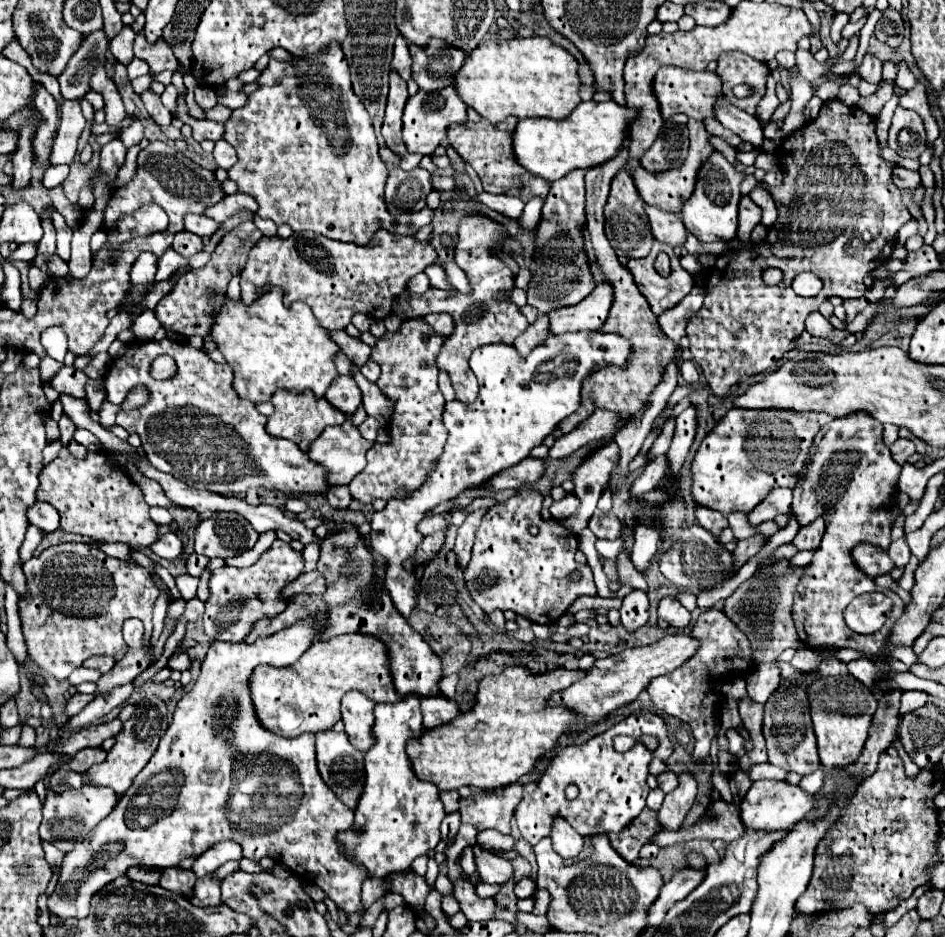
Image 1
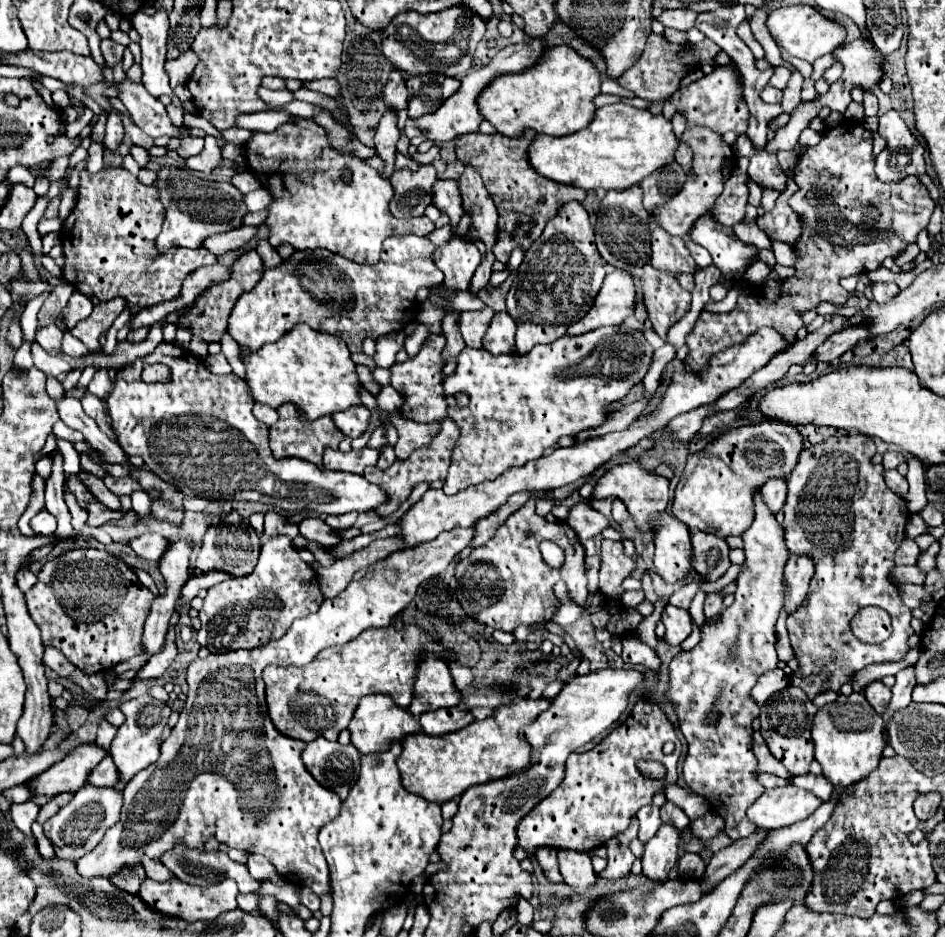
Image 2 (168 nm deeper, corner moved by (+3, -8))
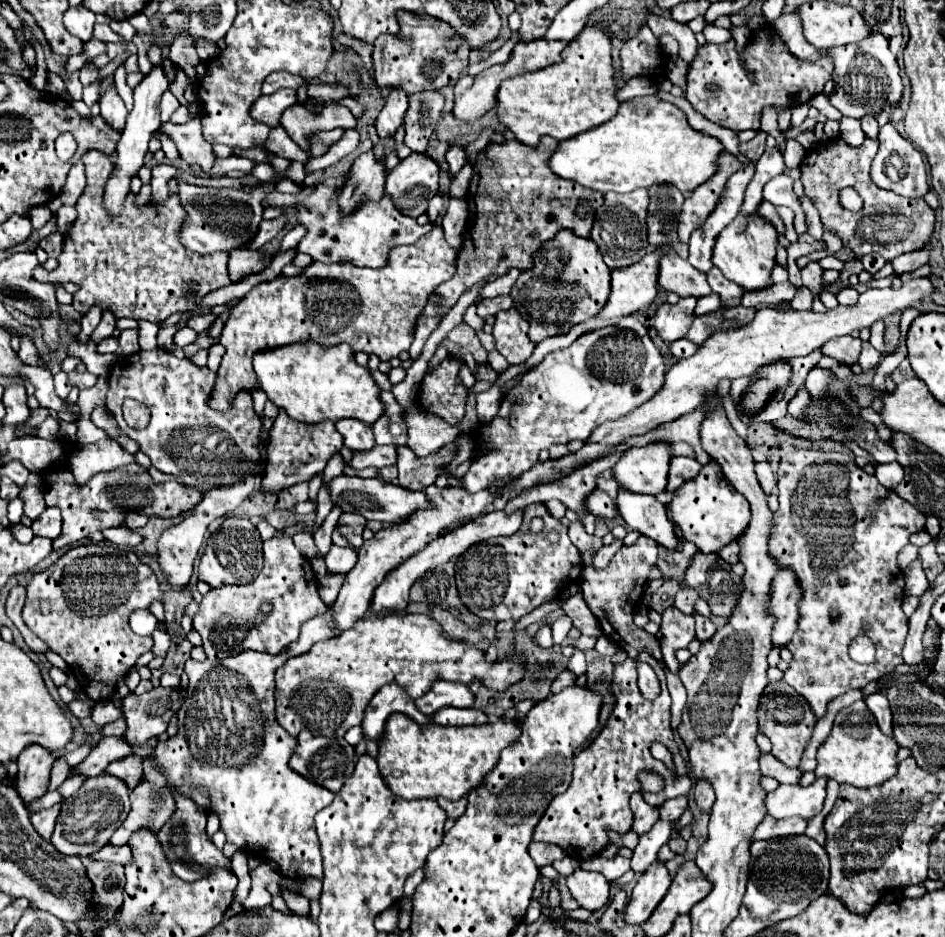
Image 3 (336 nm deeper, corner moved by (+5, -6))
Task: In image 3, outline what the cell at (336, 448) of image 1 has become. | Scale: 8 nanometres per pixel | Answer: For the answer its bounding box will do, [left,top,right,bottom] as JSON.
[350,445,396,469]

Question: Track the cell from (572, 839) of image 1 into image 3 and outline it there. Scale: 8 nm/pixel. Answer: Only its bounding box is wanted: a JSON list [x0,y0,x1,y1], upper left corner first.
[566,869,610,911]

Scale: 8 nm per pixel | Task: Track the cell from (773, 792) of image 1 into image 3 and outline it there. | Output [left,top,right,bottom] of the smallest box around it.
[764,777,826,819]

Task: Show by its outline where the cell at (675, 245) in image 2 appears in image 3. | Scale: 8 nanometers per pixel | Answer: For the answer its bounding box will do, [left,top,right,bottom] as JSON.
[660,249,712,297]

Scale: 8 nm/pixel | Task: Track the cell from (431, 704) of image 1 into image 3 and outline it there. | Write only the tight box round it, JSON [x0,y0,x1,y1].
[432,707,488,725]

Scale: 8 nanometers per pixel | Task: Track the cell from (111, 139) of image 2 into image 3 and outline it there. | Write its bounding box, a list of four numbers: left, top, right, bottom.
[98,87,128,129]

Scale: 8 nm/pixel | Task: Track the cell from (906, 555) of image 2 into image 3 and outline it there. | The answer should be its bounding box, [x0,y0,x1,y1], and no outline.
[898,543,918,569]

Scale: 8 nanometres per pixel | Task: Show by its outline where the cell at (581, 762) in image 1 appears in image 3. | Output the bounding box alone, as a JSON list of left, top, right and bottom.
[534,653,692,861]

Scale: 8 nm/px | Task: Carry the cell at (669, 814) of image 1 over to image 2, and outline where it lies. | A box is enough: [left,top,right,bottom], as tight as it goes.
[642,823,680,879]

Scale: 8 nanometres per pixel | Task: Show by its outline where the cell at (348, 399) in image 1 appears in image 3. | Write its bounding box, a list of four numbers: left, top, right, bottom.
[336,419,374,451]

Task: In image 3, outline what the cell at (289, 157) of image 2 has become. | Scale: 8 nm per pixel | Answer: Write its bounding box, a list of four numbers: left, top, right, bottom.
[298,177,432,269]

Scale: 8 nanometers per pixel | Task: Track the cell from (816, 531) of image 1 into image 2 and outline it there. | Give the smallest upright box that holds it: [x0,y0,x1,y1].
[784,553,814,613]

